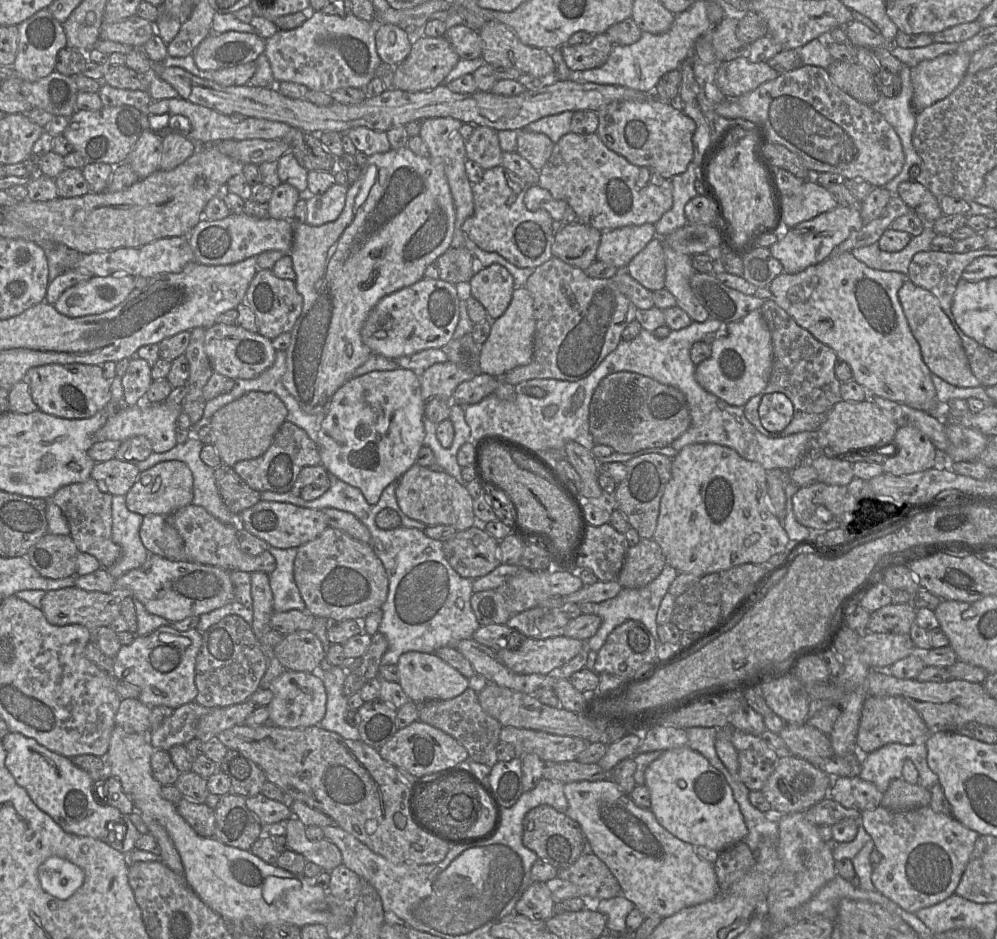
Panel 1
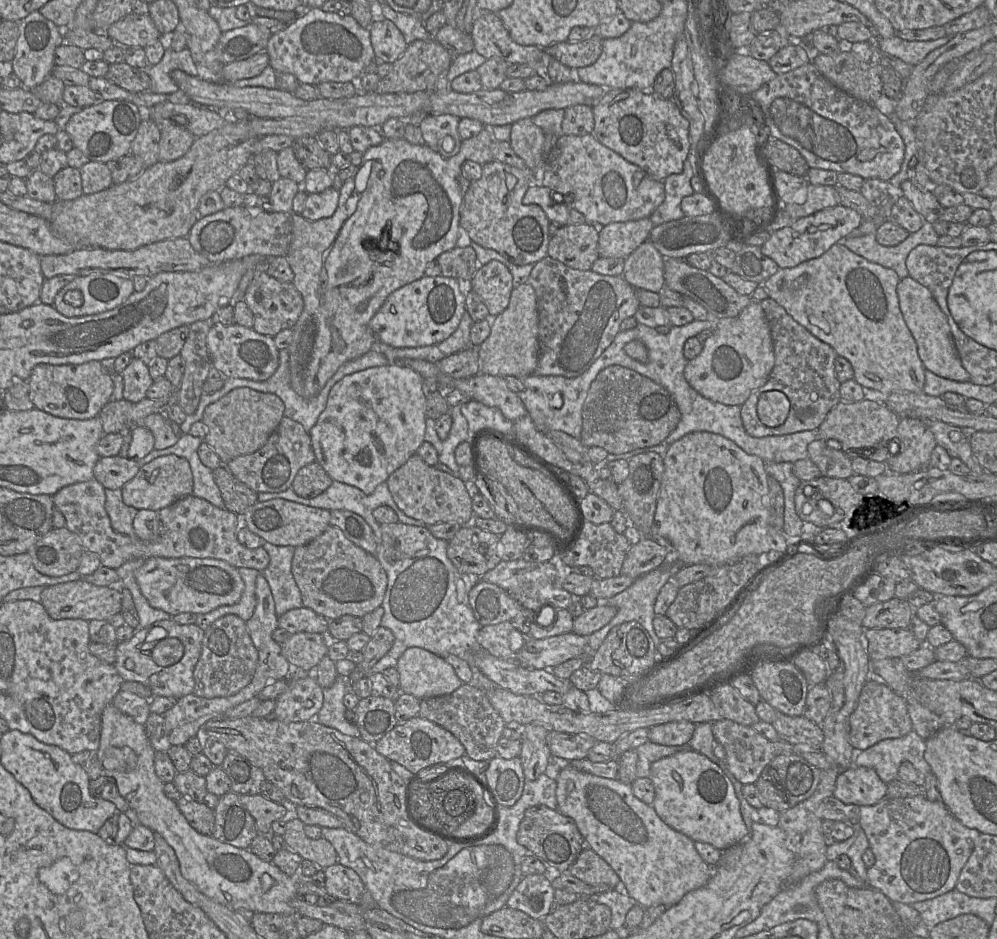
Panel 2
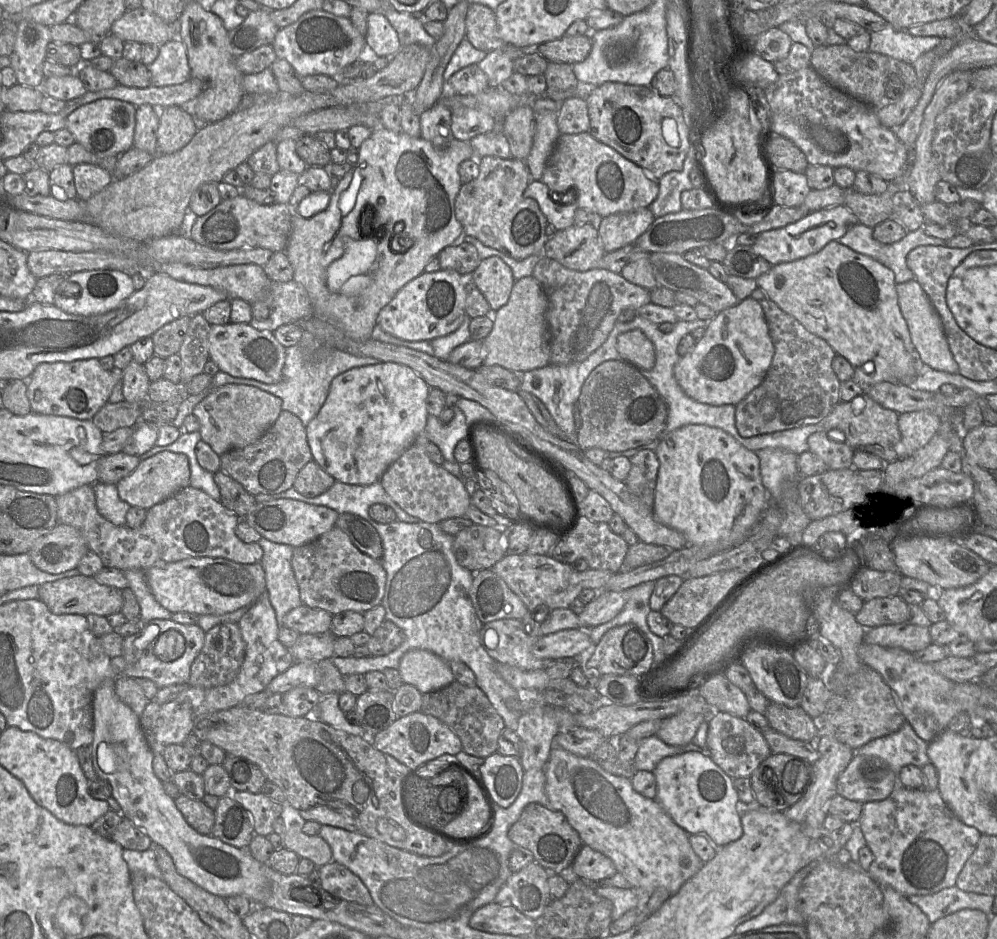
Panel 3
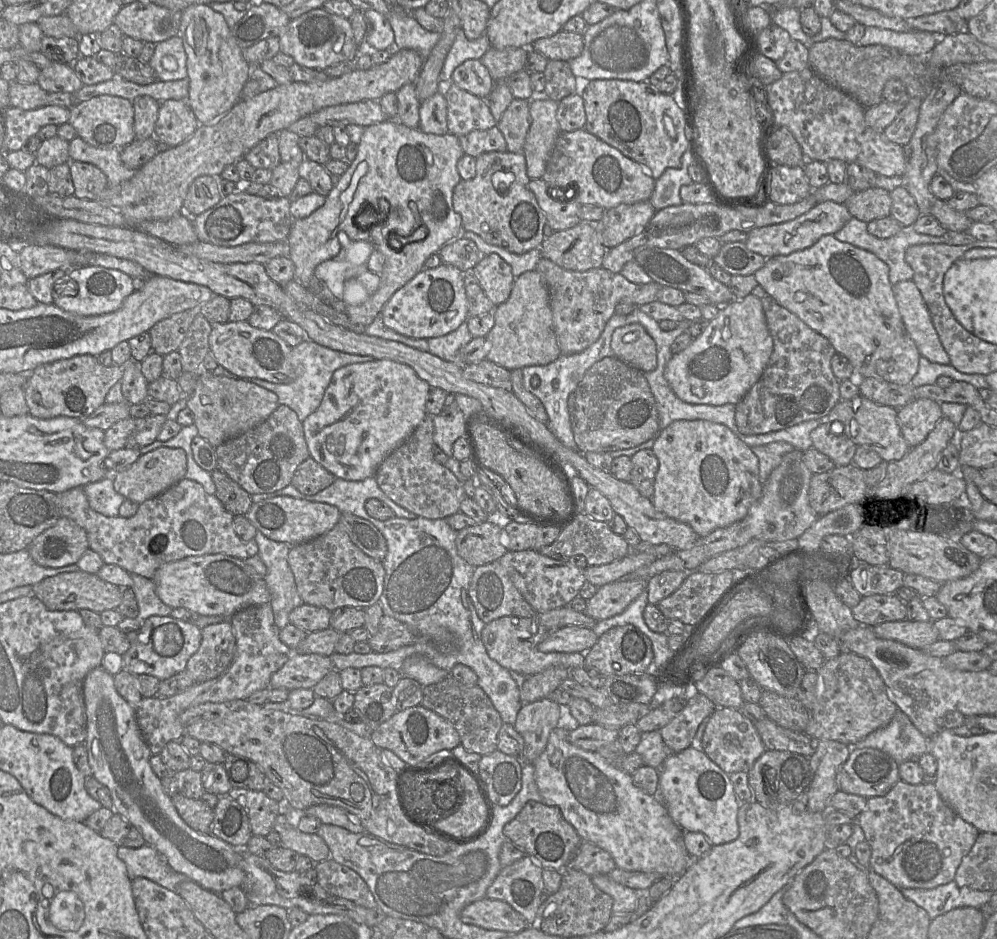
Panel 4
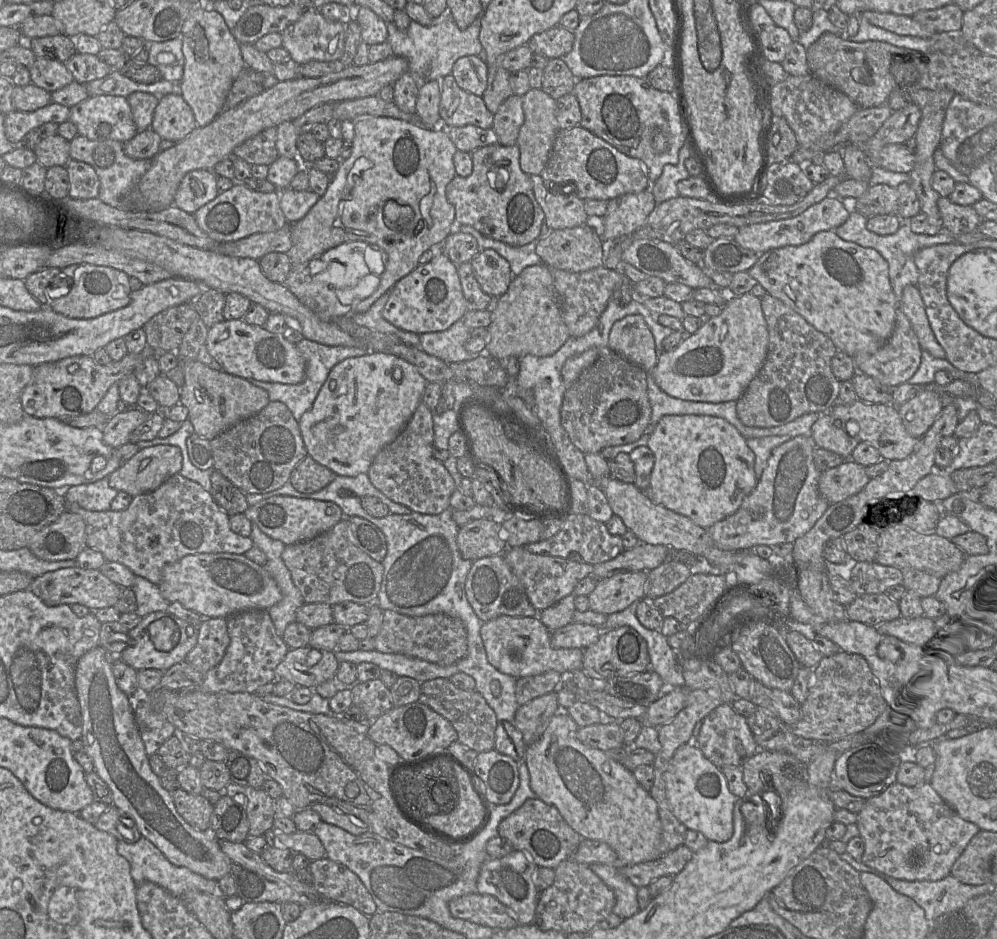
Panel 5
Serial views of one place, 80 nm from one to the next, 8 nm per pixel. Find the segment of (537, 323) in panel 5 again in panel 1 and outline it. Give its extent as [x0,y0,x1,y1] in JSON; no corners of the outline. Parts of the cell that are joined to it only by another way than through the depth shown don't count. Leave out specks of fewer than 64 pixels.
[480,286,535,378]

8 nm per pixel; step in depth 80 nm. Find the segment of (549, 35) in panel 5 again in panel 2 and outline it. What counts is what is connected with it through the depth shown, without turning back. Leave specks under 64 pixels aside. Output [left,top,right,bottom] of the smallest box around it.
[544,35,603,69]

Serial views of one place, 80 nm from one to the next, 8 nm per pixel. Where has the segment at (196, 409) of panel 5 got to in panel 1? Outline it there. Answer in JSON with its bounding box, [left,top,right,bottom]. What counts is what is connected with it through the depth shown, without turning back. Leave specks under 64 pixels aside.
[210,391,288,467]

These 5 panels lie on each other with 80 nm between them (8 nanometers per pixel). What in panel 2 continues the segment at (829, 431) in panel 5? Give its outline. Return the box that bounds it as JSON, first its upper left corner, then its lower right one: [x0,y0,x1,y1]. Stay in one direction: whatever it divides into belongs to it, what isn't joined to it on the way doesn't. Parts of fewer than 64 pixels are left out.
[808,440,854,479]

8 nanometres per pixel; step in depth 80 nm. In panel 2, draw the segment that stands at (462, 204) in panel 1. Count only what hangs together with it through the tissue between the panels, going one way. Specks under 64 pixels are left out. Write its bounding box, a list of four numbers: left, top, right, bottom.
[419,114,462,158]

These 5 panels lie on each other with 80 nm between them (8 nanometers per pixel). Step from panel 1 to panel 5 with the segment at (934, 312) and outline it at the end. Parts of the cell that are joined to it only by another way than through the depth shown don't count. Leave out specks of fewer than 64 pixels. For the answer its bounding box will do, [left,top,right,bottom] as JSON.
[900,285,945,359]

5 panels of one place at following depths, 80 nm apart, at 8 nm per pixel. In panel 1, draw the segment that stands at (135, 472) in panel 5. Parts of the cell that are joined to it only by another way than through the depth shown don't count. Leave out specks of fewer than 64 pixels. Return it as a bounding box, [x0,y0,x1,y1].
[125,460,193,516]

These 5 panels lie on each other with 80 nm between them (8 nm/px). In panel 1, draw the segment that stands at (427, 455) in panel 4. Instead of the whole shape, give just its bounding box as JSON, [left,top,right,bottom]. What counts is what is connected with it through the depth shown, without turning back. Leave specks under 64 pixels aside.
[396,463,474,531]

